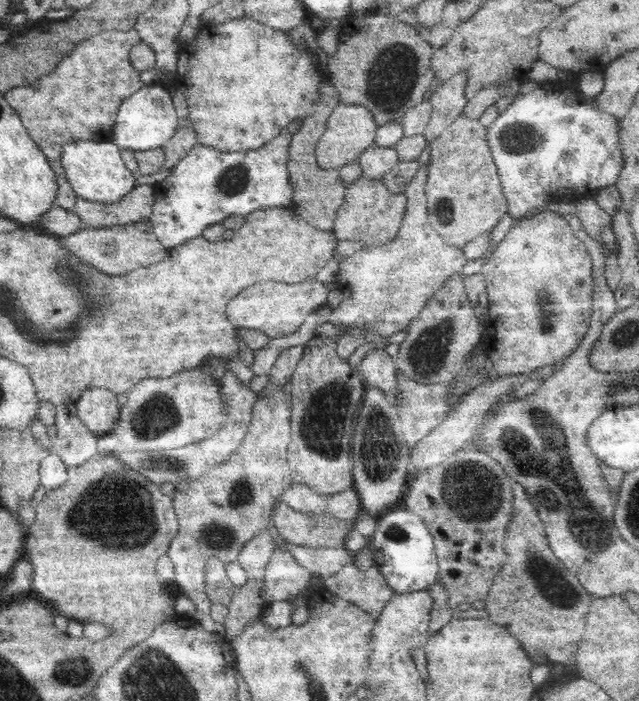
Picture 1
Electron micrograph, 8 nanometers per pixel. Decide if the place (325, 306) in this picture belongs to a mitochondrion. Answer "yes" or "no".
no

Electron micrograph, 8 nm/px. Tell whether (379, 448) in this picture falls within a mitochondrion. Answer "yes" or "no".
yes

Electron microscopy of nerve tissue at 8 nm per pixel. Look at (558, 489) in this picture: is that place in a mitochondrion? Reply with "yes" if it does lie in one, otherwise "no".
yes

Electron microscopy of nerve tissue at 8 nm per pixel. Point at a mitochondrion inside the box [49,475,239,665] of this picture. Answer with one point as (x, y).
(215, 537)

